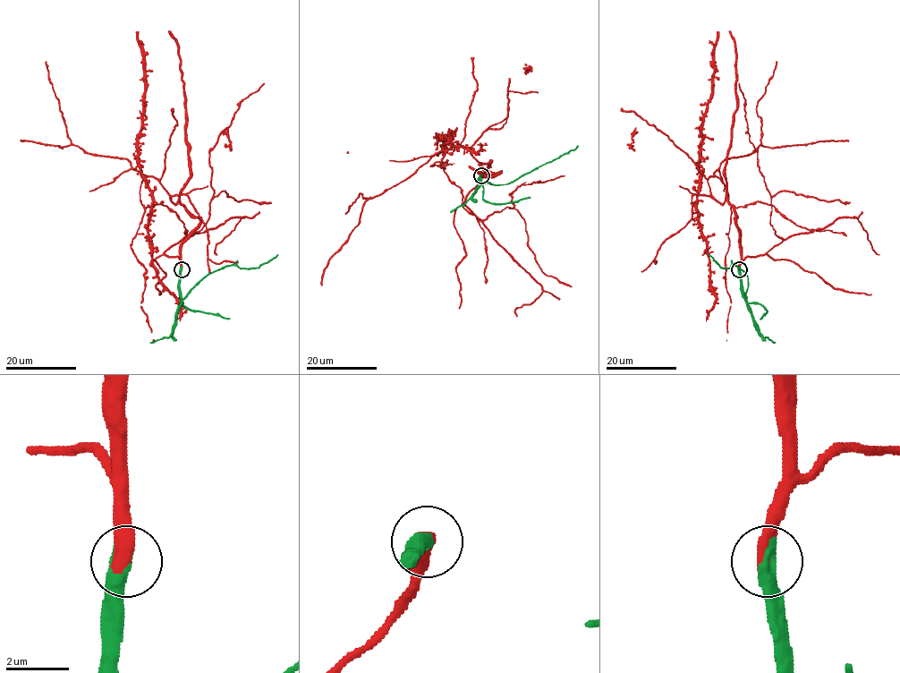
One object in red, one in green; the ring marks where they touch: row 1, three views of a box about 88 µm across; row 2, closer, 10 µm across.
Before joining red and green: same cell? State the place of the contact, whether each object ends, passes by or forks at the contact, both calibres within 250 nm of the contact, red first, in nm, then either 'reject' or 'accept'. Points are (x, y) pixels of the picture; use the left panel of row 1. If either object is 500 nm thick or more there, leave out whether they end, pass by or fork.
(182, 269) | 480/500 nm | accept

